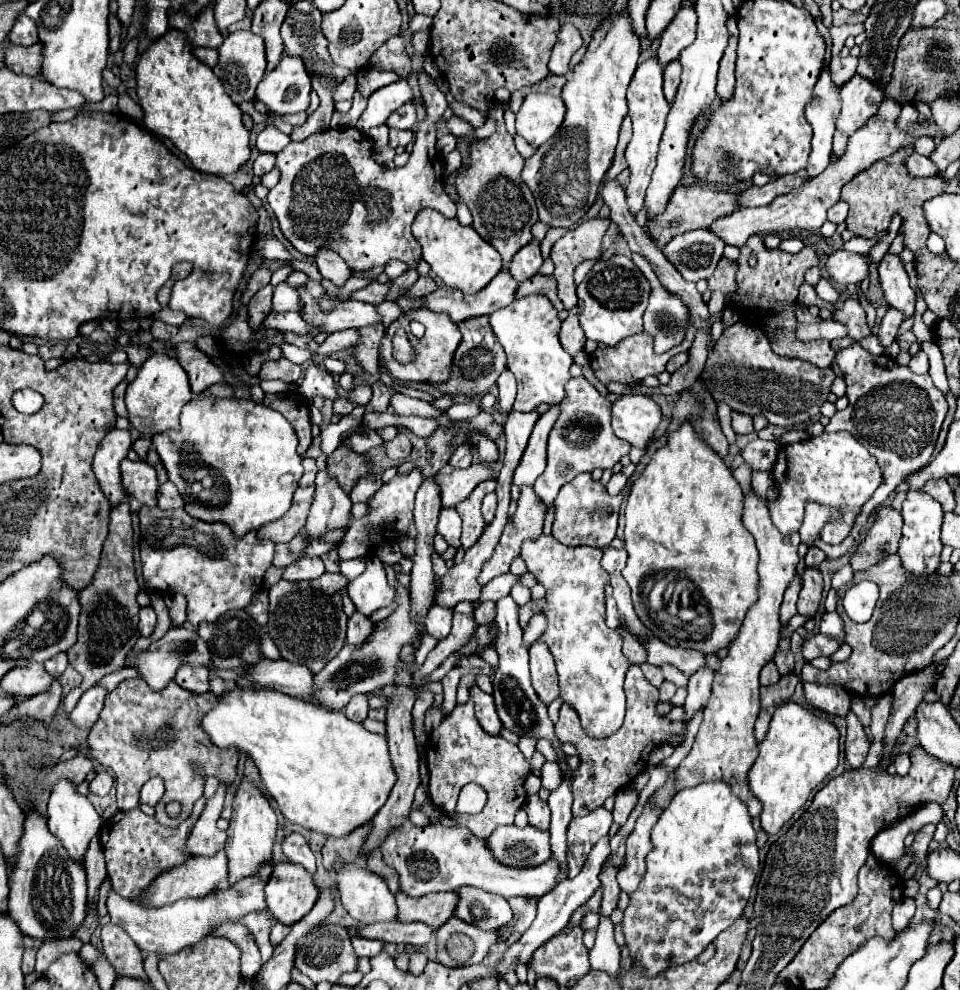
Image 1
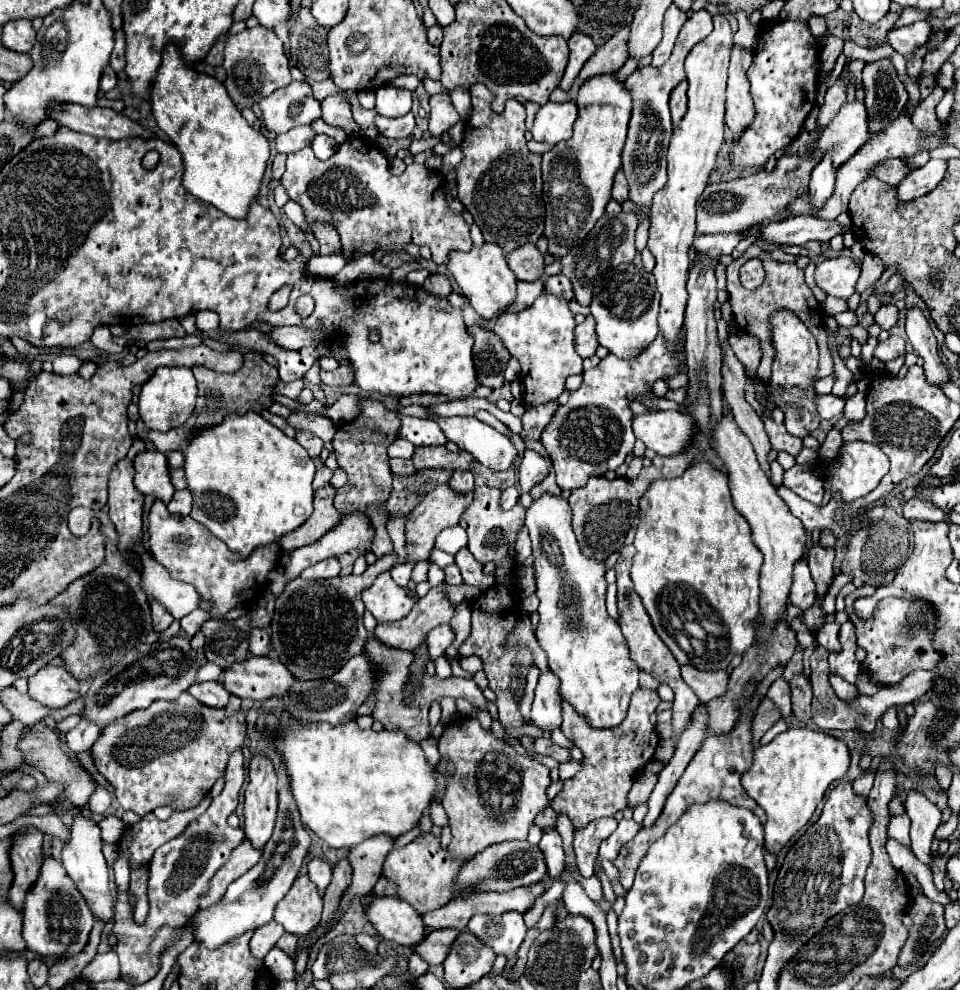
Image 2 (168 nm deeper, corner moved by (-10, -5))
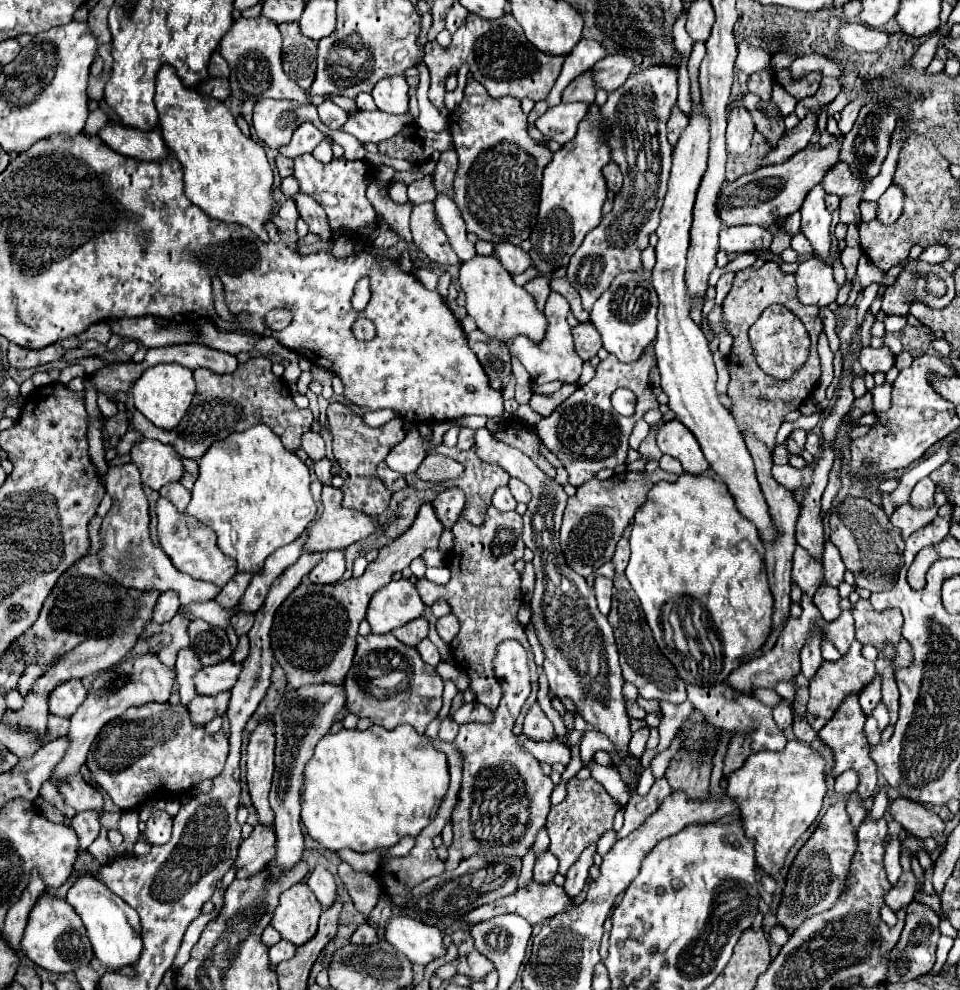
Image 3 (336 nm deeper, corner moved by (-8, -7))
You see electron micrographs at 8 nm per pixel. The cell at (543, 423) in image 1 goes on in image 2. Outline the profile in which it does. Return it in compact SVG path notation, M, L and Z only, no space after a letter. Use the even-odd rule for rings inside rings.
M526 451L520 463L520 487L522 491L530 491L536 483L540 483L552 467L552 461L546 455L536 451Z

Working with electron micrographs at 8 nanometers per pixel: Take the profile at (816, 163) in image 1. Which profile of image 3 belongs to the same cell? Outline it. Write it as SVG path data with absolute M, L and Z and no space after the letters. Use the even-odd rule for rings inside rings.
M816 185L802 203L802 235L810 241L812 251L818 259L826 261L830 255L830 213L824 205L824 189L822 185Z

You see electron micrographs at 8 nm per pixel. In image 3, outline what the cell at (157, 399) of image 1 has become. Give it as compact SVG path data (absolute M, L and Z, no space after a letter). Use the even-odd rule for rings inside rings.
M158 363L154 367L148 367L134 381L134 387L132 387L136 409L160 429L174 429L180 423L188 405L192 403L194 393L196 393L196 383L194 383L192 371L178 363Z

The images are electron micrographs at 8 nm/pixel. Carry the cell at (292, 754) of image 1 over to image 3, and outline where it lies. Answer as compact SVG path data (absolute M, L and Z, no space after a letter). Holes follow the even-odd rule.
M372 725L366 731L356 731L356 729L342 729L336 735L326 735L320 739L320 743L314 749L314 757L308 761L308 769L306 769L306 779L304 779L304 791L302 791L302 823L308 831L308 835L318 841L320 845L324 845L330 851L340 851L344 847L358 851L358 853L366 853L366 851L376 851L376 849L384 849L384 847L392 847L396 845L402 837L410 835L416 837L426 825L432 823L446 791L448 791L448 783L450 783L450 773L448 773L448 763L446 763L446 755L442 751L438 751L432 745L432 739L428 735L420 735L416 733L416 729L412 729L412 725L400 725L392 731L380 727L380 725Z

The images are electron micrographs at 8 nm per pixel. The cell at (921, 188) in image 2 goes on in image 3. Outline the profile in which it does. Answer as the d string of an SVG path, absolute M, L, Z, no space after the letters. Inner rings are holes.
M890 185L886 189L886 193L876 201L876 205L878 205L876 219L884 225L892 225L902 213L902 201L904 201L902 189L896 189L896 185Z

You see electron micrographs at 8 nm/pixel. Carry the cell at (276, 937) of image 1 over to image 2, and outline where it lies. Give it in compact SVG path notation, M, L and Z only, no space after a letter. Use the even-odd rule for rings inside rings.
M284 933L280 939L278 939L278 943L276 943L282 951L286 951L288 955L294 955L294 951L296 951L296 945L298 945L298 937L296 935L292 935L292 933Z

